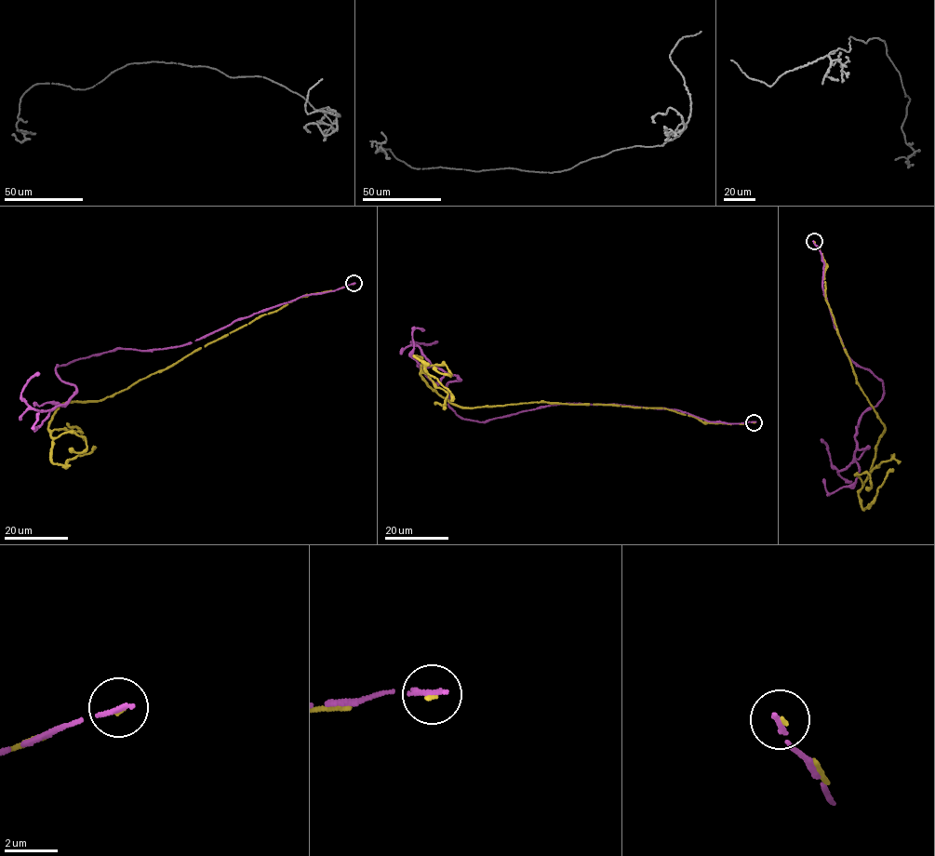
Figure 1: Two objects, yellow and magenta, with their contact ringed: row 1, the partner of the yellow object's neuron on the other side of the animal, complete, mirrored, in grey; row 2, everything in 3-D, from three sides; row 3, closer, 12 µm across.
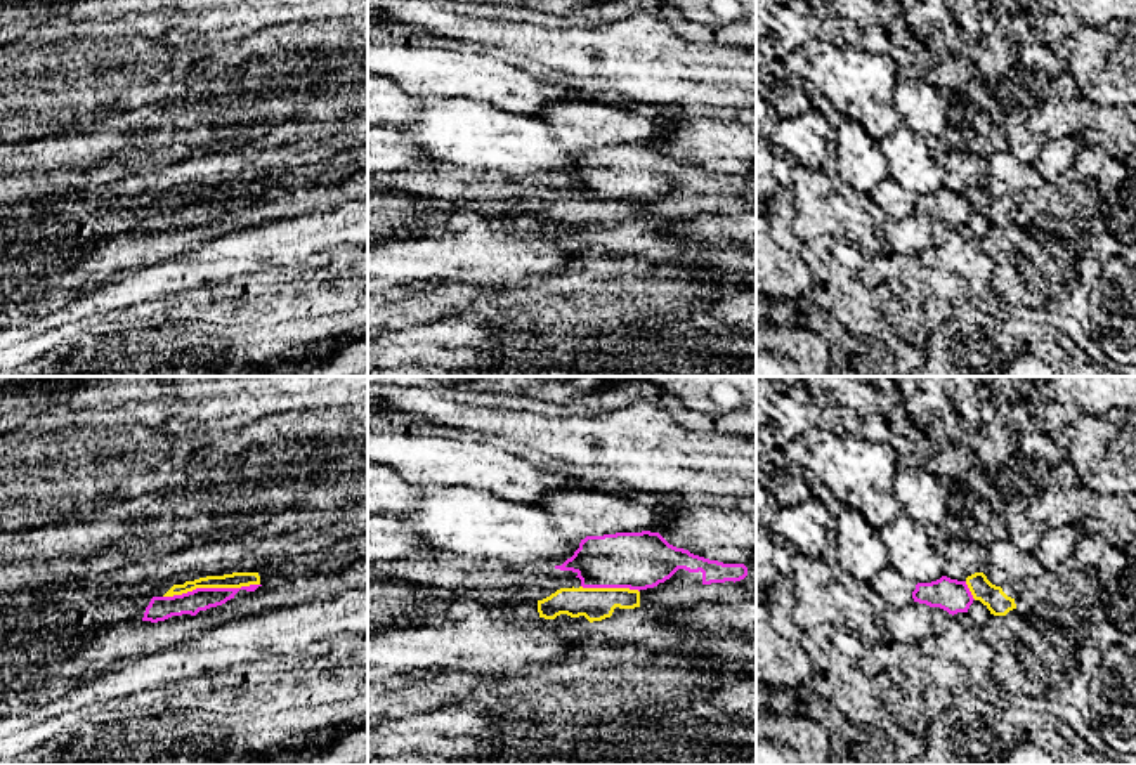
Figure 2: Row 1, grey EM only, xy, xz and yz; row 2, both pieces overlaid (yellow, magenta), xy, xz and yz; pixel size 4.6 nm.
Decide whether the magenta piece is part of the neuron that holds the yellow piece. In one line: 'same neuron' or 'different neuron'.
different neuron

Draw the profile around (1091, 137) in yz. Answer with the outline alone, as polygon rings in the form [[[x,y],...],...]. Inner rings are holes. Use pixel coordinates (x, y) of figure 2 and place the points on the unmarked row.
[[[1068,69],[1048,83],[1039,109],[1025,123],[1042,139],[1072,135],[1086,146],[1101,147],[1117,160],[1136,151],[1136,125],[1124,108],[1087,101]]]

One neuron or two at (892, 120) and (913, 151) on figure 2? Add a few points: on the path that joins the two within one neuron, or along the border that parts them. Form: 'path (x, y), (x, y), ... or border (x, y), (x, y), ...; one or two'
border (902, 122), (878, 141); two

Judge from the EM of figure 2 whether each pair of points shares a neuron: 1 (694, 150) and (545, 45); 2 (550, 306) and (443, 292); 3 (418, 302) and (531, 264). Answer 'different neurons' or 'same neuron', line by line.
1: different neurons
2: different neurons
3: different neurons

